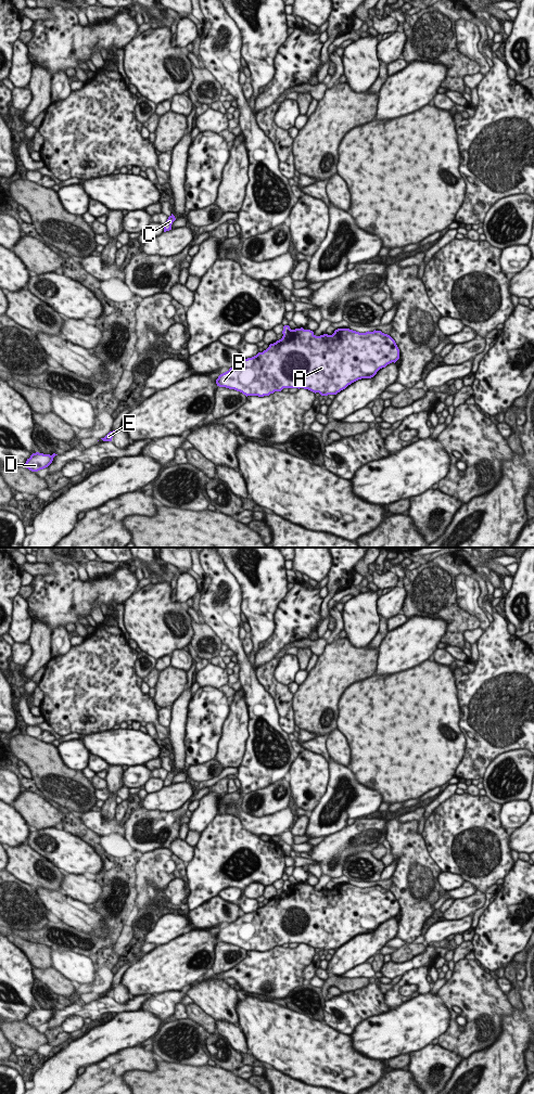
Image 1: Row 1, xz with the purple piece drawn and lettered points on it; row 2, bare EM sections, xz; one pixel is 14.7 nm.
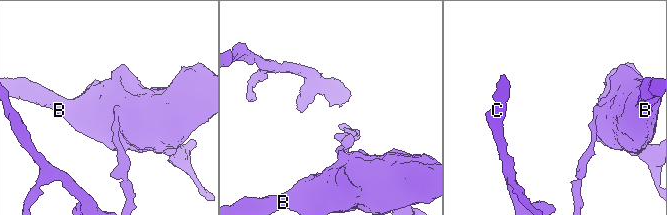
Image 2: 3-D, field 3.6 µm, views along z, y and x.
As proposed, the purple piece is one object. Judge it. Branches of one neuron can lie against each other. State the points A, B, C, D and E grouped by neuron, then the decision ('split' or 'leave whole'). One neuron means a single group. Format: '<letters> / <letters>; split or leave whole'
A B D E / C; split

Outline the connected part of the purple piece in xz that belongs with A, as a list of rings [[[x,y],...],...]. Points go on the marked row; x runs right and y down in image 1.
[[[338,329],[332,335],[316,336],[313,331],[290,330],[287,336],[252,358],[243,358],[216,379],[219,387],[234,389],[247,396],[269,396],[283,388],[304,388],[321,396],[336,395],[352,383],[371,378],[377,372],[399,359],[395,340],[381,331],[359,333]]]

